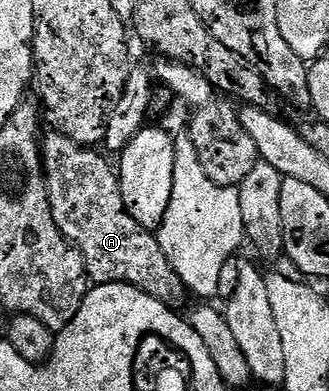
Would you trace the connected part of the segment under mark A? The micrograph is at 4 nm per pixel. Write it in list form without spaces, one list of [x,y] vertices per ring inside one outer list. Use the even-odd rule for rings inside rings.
[[[51,130],[43,138],[42,157],[46,168],[46,184],[48,197],[52,205],[52,217],[60,229],[60,233],[77,247],[86,262],[86,274],[91,284],[126,283],[129,287],[148,293],[148,297],[158,299],[167,305],[178,305],[182,298],[187,298],[186,286],[180,281],[176,269],[168,261],[164,249],[158,243],[157,234],[146,231],[136,221],[132,221],[132,213],[124,205],[122,181],[117,170],[105,159],[101,150],[85,147],[72,137],[64,137],[59,131]]]

